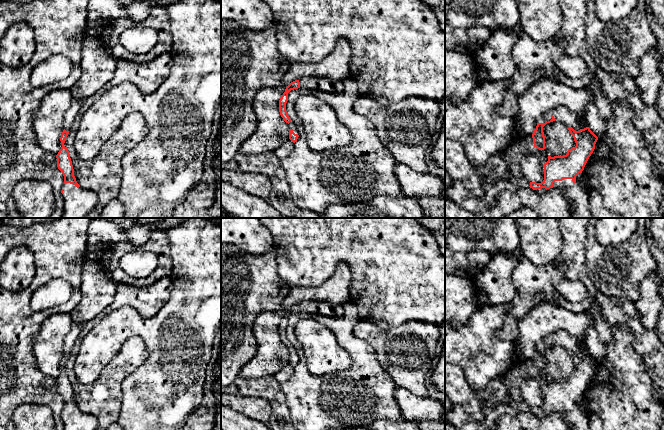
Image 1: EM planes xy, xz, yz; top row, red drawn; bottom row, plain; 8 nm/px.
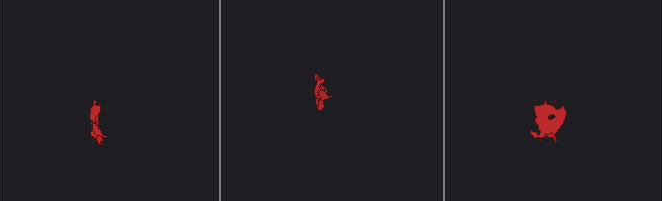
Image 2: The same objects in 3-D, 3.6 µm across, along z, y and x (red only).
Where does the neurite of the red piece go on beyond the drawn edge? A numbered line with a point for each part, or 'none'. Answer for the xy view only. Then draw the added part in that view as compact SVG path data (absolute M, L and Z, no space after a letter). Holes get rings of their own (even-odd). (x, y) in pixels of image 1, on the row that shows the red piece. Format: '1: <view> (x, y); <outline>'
1: xy (70, 115); M72 98L71 105L66 111L63 120L63 127L66 131L70 131L82 102L83 100Z
2: xy (78, 202); M65 183L63 185L64 212L63 218L84 218L92 211L97 203L98 196L90 190Z

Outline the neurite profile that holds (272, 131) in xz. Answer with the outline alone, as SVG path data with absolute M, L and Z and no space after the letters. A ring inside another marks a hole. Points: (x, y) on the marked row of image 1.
M339 43L324 59L314 63L291 63L276 88L259 89L254 98L257 129L239 148L239 153L254 156L275 151L289 139L289 126L280 115L279 100L286 87L300 78L327 78L345 81L350 77L351 48Z

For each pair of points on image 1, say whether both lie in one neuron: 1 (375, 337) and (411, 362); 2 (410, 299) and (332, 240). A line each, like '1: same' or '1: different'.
1: same
2: same

